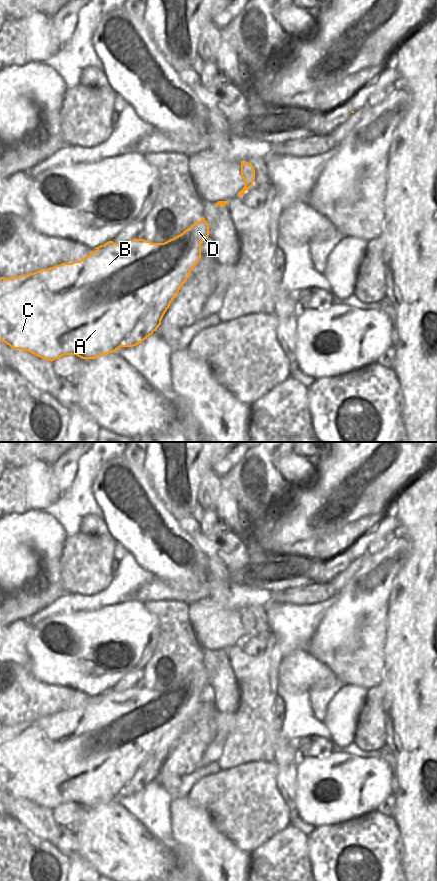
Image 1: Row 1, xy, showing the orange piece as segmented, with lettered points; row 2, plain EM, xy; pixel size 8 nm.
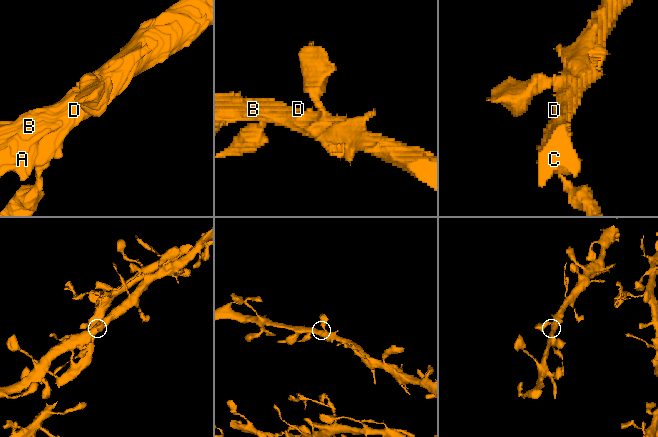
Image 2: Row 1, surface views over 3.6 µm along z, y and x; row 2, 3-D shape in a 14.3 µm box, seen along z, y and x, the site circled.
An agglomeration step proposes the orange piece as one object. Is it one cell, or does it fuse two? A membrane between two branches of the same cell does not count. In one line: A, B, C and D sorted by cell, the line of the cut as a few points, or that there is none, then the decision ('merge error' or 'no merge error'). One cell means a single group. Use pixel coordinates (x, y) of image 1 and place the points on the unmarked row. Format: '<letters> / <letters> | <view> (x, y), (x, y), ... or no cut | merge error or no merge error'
A B C D | no cut | no merge error

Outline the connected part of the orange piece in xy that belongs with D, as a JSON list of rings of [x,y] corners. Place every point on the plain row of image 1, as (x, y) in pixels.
[[[204,665],[191,673],[180,683],[164,690],[152,691],[144,687],[132,687],[126,691],[114,691],[108,689],[104,693],[96,695],[95,699],[72,711],[62,711],[48,717],[42,717],[28,723],[18,725],[0,726],[0,789],[13,797],[28,799],[42,807],[54,809],[64,803],[76,803],[82,807],[94,807],[108,801],[115,800],[120,795],[134,795],[147,787],[161,773],[161,768],[169,756],[171,750],[189,726],[191,718],[201,706],[201,692],[209,684],[209,672]]]

